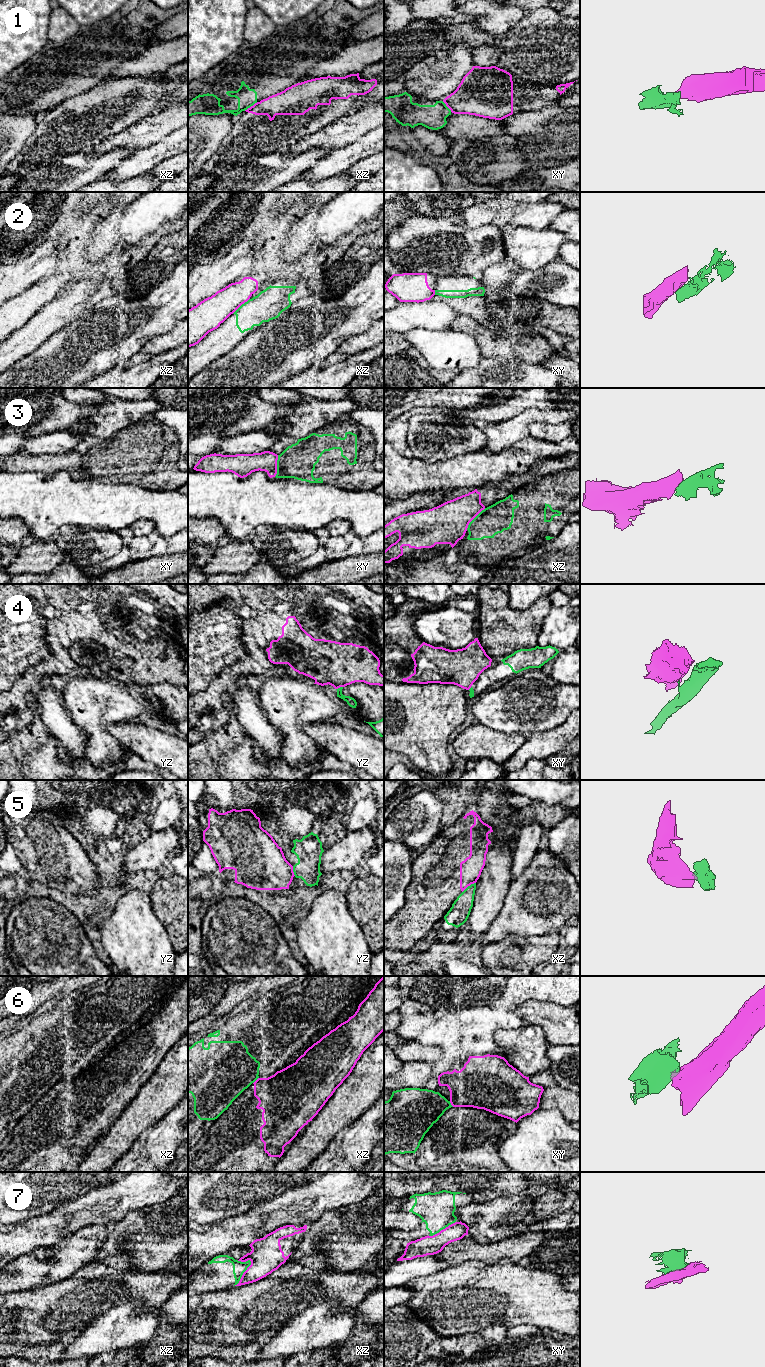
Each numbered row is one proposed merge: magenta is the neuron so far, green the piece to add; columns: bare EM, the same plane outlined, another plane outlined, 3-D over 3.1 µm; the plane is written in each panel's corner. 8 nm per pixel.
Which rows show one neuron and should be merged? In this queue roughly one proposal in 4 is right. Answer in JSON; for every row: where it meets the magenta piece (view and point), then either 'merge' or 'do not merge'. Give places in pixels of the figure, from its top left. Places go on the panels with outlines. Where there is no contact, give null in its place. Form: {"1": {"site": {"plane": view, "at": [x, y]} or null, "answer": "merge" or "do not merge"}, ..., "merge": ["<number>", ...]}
{"1": {"site": {"plane": "xz", "at": [251, 106]}, "answer": "do not merge"}, "2": {"site": {"plane": "xz", "at": [240, 305]}, "answer": "do not merge"}, "3": {"site": {"plane": "xz", "at": [474, 517]}, "answer": "do not merge"}, "4": {"site": {"plane": "yz", "at": [339, 687]}, "answer": "do not merge"}, "5": {"site": {"plane": "xz", "at": [468, 885]}, "answer": "do not merge"}, "6": {"site": {"plane": "xz", "at": [256, 1080]}, "answer": "do not merge"}, "7": {"site": {"plane": "xz", "at": [243, 1273]}, "answer": "do not merge"}, "merge": []}

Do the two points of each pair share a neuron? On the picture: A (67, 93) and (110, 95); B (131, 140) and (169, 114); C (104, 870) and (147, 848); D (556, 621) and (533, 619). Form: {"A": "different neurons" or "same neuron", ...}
{"A": "different neurons", "B": "same neuron", "C": "different neurons", "D": "different neurons"}

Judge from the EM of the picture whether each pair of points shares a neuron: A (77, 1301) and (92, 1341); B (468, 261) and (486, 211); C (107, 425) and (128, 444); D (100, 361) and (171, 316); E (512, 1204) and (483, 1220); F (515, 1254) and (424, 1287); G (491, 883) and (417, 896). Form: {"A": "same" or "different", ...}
{"A": "different", "B": "different", "C": "different", "D": "same", "E": "same", "F": "different", "G": "different"}

